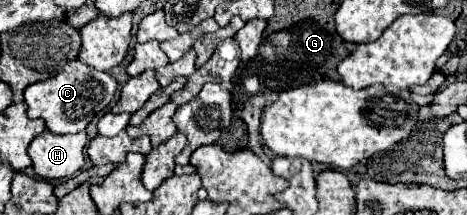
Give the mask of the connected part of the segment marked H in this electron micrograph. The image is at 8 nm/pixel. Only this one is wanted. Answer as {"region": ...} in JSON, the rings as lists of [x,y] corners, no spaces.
{"region":[[[46,129],[38,137],[34,137],[28,149],[34,173],[42,179],[72,177],[84,165],[86,143],[86,131],[72,135],[56,135]]]}

